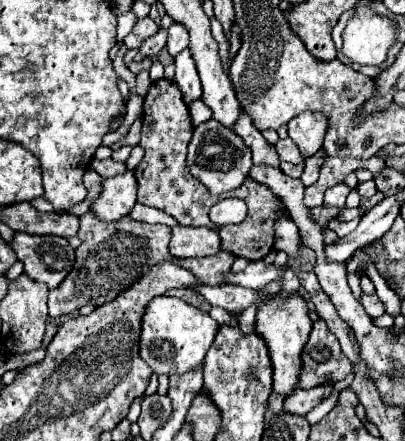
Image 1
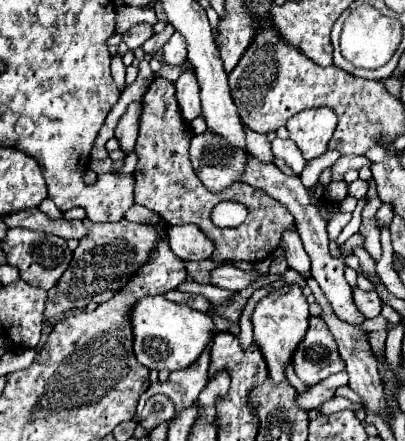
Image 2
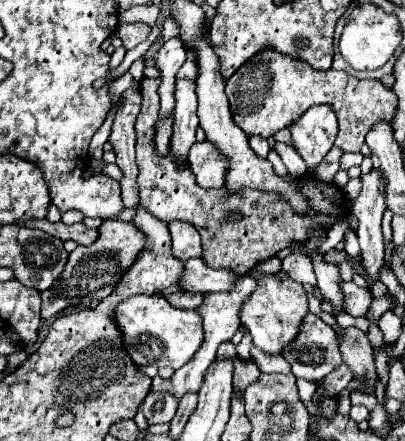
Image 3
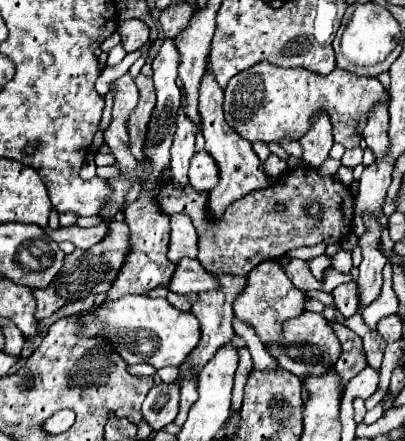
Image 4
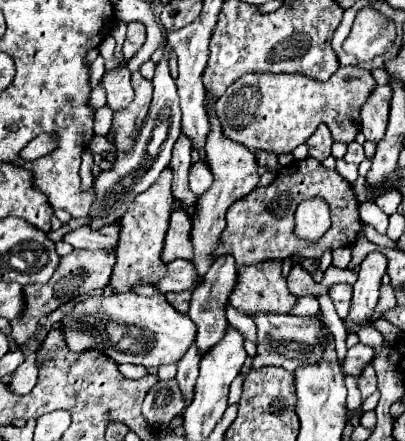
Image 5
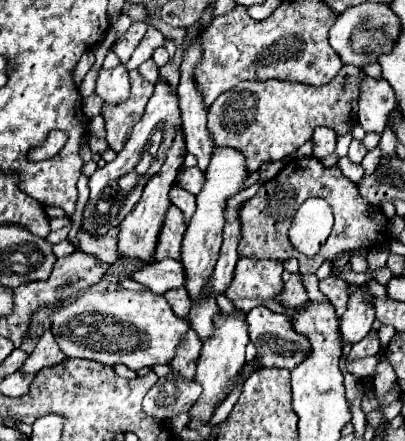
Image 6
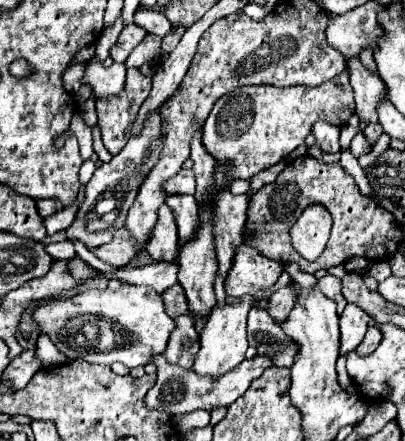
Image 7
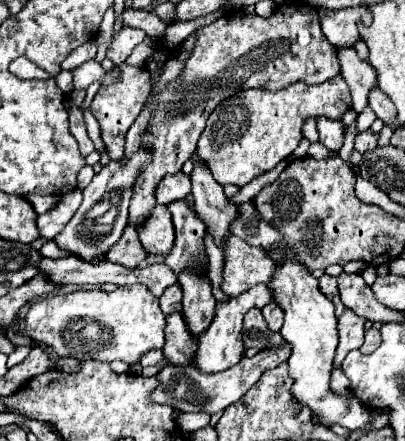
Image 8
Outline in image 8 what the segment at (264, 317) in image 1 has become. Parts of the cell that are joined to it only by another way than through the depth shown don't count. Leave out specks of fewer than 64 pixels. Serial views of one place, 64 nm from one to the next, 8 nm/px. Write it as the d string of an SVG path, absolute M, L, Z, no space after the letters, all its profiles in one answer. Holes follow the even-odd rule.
M230 236L224 254L224 284L222 292L228 296L238 296L256 284L270 284L276 272L274 260L260 248L244 244L238 236Z

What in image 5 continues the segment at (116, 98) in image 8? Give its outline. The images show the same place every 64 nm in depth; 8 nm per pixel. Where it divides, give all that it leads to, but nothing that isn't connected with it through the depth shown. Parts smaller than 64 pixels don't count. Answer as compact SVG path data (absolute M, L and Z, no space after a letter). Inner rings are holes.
M140 72L132 74L132 86L136 92L134 102L126 110L114 114L114 120L112 120L114 146L120 152L132 150L132 144L140 134L140 124L144 122L144 116L148 114L148 108L152 102L152 82L146 80Z

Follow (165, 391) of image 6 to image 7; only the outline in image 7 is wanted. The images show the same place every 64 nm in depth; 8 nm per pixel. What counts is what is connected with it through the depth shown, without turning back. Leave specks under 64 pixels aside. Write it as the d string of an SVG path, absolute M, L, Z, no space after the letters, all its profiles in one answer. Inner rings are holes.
M156 356L156 360L152 360L156 366L158 366L158 380L156 384L152 386L152 390L146 394L144 398L144 404L148 404L148 408L152 410L160 410L160 412L168 412L170 416L174 414L186 414L186 412L192 412L192 410L212 410L212 408L218 408L218 406L228 406L232 404L238 396L242 396L250 382L254 378L260 376L260 372L264 372L268 366L272 366L270 358L268 356L254 356L252 360L244 360L244 364L240 364L240 368L234 368L232 372L212 380L208 376L198 376L196 372L188 372L184 368L178 368L174 364L168 364L164 356Z

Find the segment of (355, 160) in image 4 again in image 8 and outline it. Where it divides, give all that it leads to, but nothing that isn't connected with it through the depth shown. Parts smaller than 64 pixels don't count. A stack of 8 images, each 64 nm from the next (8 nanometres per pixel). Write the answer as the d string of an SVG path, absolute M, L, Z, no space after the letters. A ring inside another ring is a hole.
M360 132L354 140L354 150L364 154L364 152L370 152L372 148L376 148L376 140L378 140L378 134L372 134L372 132Z

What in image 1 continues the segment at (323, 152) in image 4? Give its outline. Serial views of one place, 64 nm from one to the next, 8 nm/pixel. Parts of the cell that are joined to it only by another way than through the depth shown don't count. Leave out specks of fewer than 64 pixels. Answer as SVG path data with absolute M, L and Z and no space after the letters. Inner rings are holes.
M302 112L288 122L288 134L304 158L314 156L322 148L326 134L326 118L322 112Z

